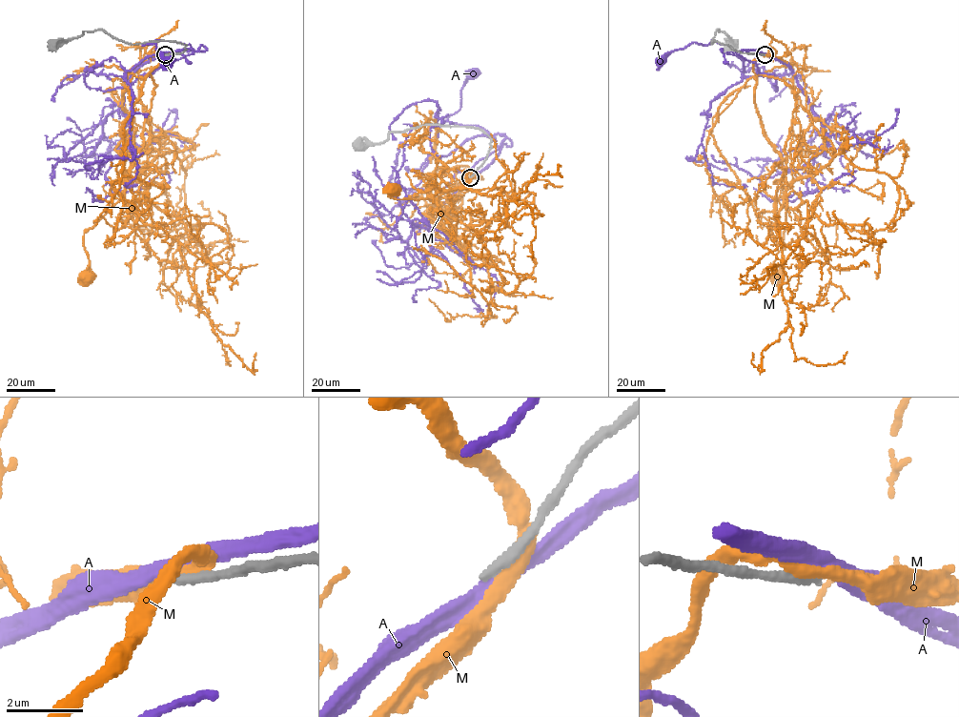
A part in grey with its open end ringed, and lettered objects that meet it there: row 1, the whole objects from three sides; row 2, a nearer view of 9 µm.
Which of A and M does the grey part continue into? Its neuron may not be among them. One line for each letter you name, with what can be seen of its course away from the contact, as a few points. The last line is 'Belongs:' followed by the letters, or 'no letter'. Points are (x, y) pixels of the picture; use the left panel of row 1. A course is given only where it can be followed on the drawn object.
Belongs: no letter

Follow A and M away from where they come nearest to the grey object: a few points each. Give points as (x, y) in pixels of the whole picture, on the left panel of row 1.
A: (166, 54), (194, 50), (190, 44), (154, 40), (142, 45), (155, 42), (161, 58), (167, 60)
M: (168, 54), (148, 74), (139, 98), (123, 122), (123, 197), (84, 233), (84, 249), (89, 263), (87, 278)

